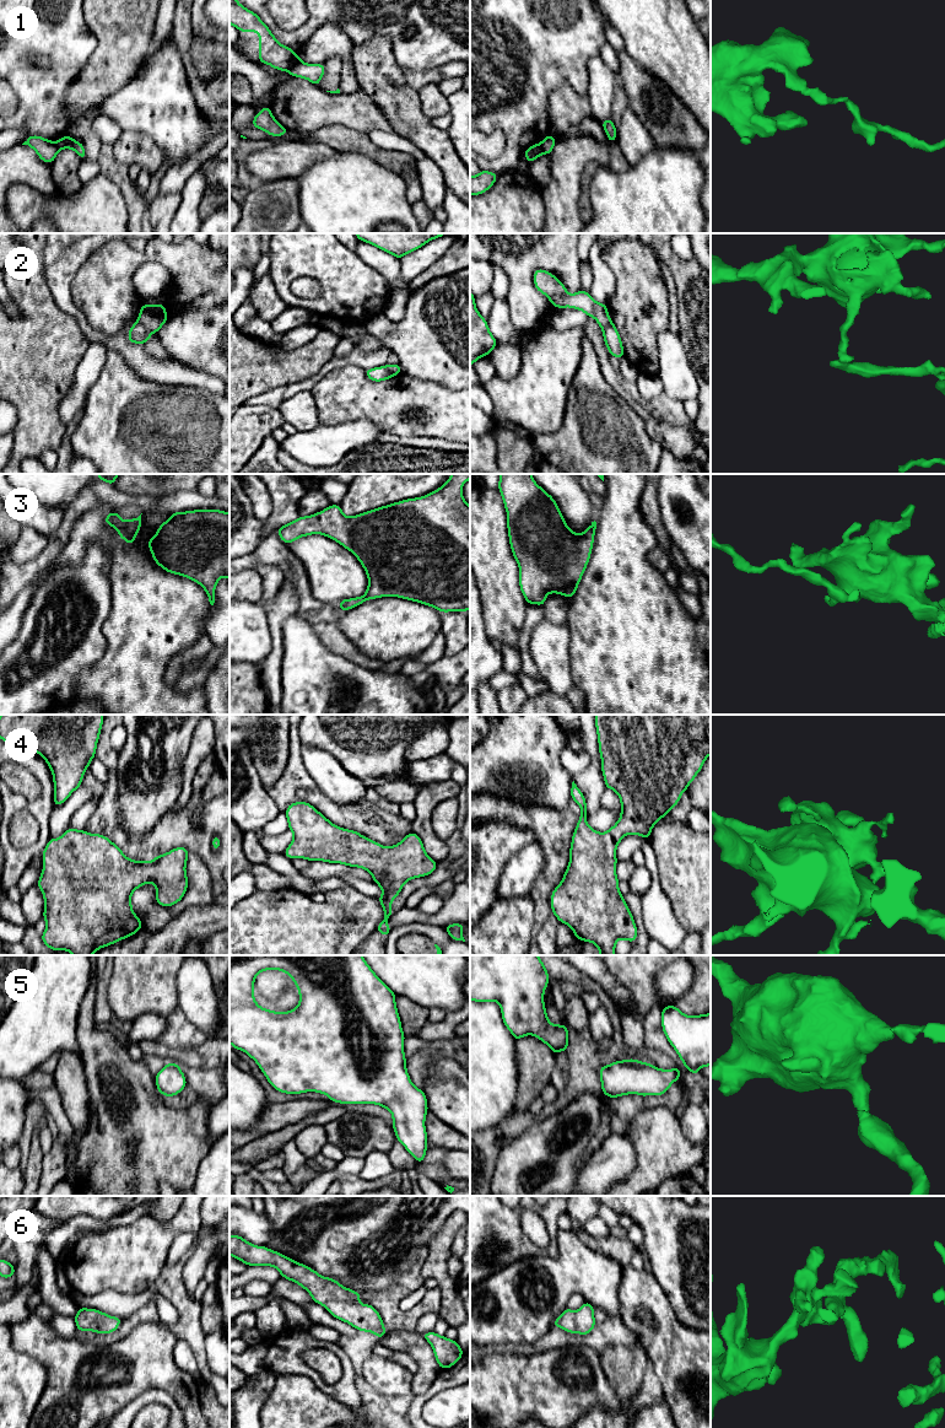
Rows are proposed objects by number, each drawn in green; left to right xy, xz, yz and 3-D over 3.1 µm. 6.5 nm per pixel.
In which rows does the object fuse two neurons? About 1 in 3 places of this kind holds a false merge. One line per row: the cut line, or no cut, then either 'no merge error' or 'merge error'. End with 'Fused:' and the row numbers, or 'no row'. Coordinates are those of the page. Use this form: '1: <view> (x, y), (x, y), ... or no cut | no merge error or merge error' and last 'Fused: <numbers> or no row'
1: xz (300, 60), (287, 70) | merge error
2: xy (138, 319), (154, 332) | merge error
3: xy (125, 522), (125, 534), (123, 537) | merge error
4: no cut | no merge error
5: no cut | no merge error
6: no cut | no merge error
Fused: 1, 2, 3

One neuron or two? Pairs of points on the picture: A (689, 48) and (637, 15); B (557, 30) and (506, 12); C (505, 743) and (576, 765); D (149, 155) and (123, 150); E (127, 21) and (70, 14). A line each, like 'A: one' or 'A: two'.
A: one
B: one
C: two
D: one
E: two

